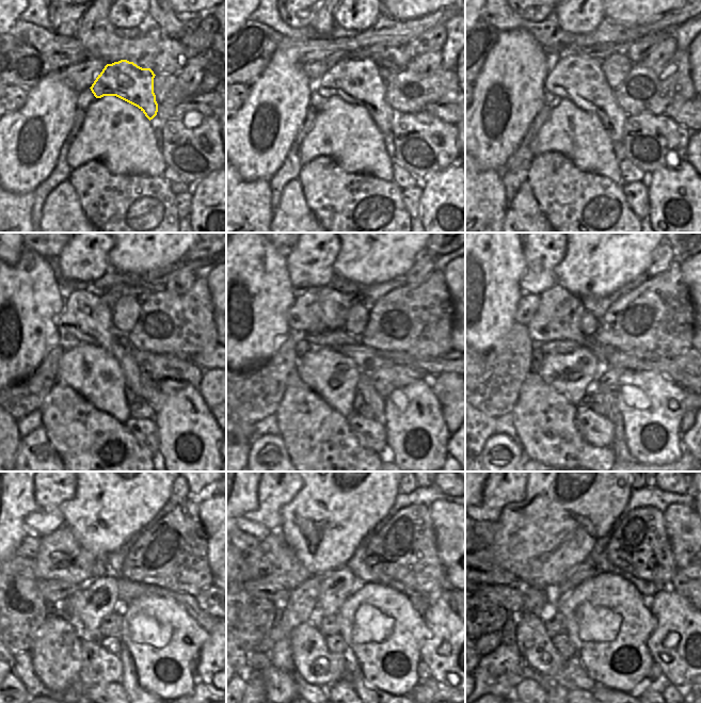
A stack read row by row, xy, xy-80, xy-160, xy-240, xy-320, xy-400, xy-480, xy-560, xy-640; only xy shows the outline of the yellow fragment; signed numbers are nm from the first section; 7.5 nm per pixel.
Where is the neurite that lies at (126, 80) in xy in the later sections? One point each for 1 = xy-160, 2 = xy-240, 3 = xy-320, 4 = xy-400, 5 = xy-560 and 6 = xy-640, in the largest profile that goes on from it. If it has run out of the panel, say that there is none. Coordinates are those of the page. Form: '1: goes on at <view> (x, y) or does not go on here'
1: goes on at xy-160 (580, 79)
2: goes on at xy-240 (85, 316)
3: goes on at xy-320 (305, 315)
4: goes on at xy-400 (609, 402)
5: goes on at xy-560 (363, 688)
6: goes on at xy-640 (598, 688)

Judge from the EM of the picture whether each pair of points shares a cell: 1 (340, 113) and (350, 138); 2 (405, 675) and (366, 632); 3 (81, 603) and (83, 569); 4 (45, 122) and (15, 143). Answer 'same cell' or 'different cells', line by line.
1: same cell
2: same cell
3: different cells
4: same cell

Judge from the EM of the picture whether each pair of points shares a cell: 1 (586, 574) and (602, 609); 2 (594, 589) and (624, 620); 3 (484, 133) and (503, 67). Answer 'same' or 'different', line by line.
1: different
2: same
3: same

